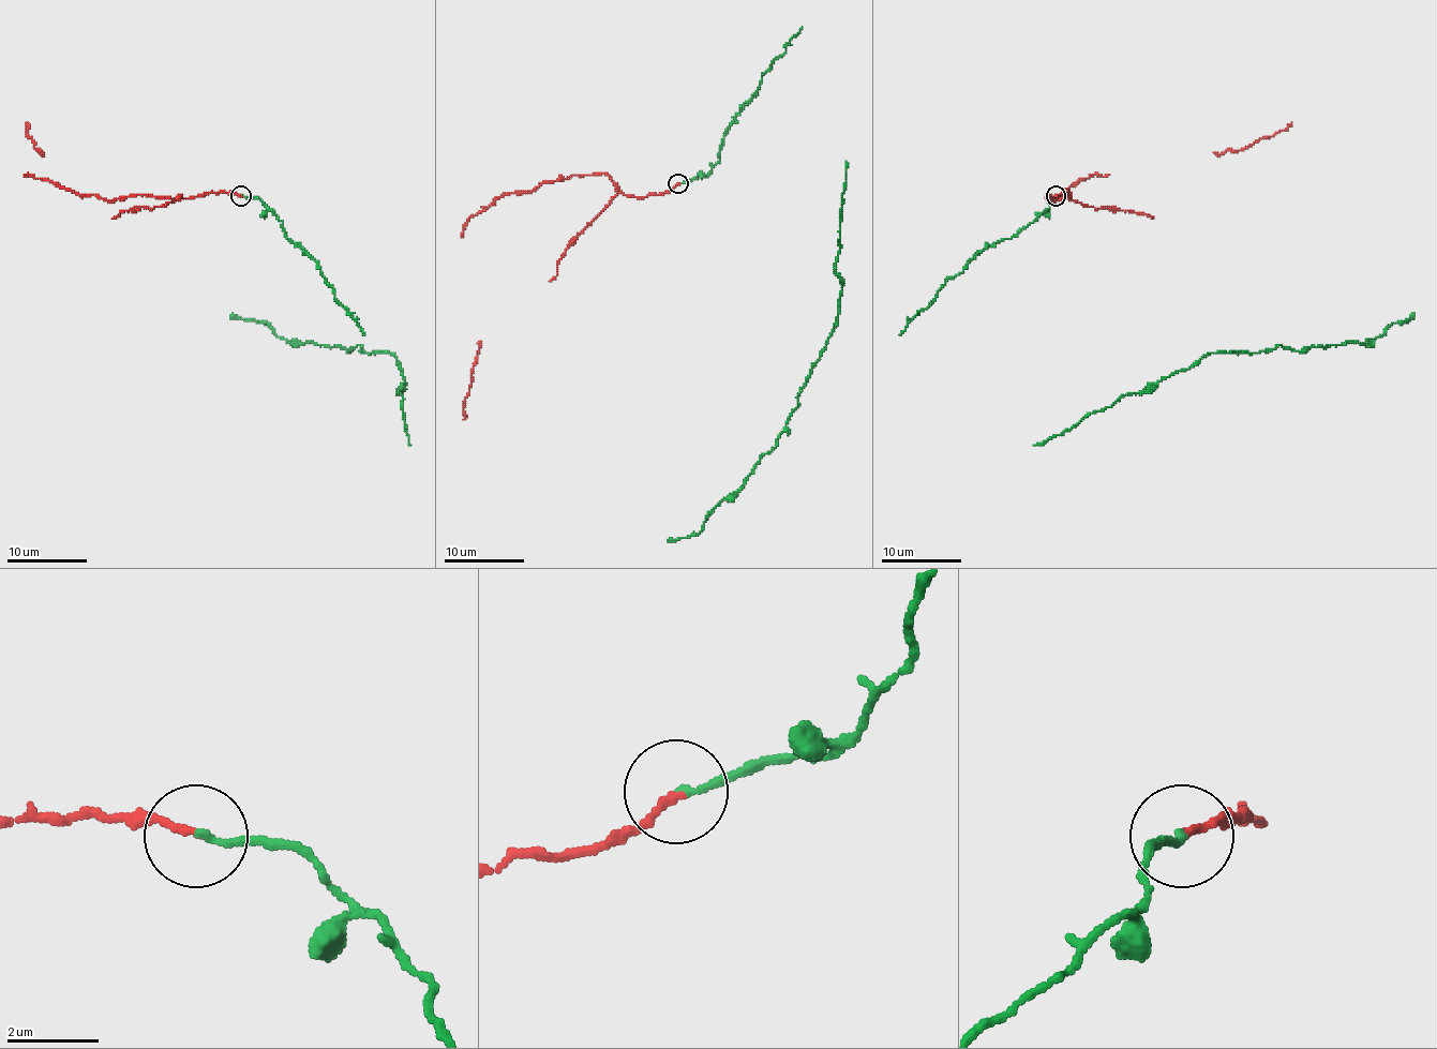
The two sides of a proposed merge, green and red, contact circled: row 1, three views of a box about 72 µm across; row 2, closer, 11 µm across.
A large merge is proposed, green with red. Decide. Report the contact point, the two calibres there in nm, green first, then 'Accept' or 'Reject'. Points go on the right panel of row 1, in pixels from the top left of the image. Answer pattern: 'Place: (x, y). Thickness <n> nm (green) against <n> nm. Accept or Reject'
Place: (1056, 196). Thickness 130 nm (green) against 150 nm. Accept

